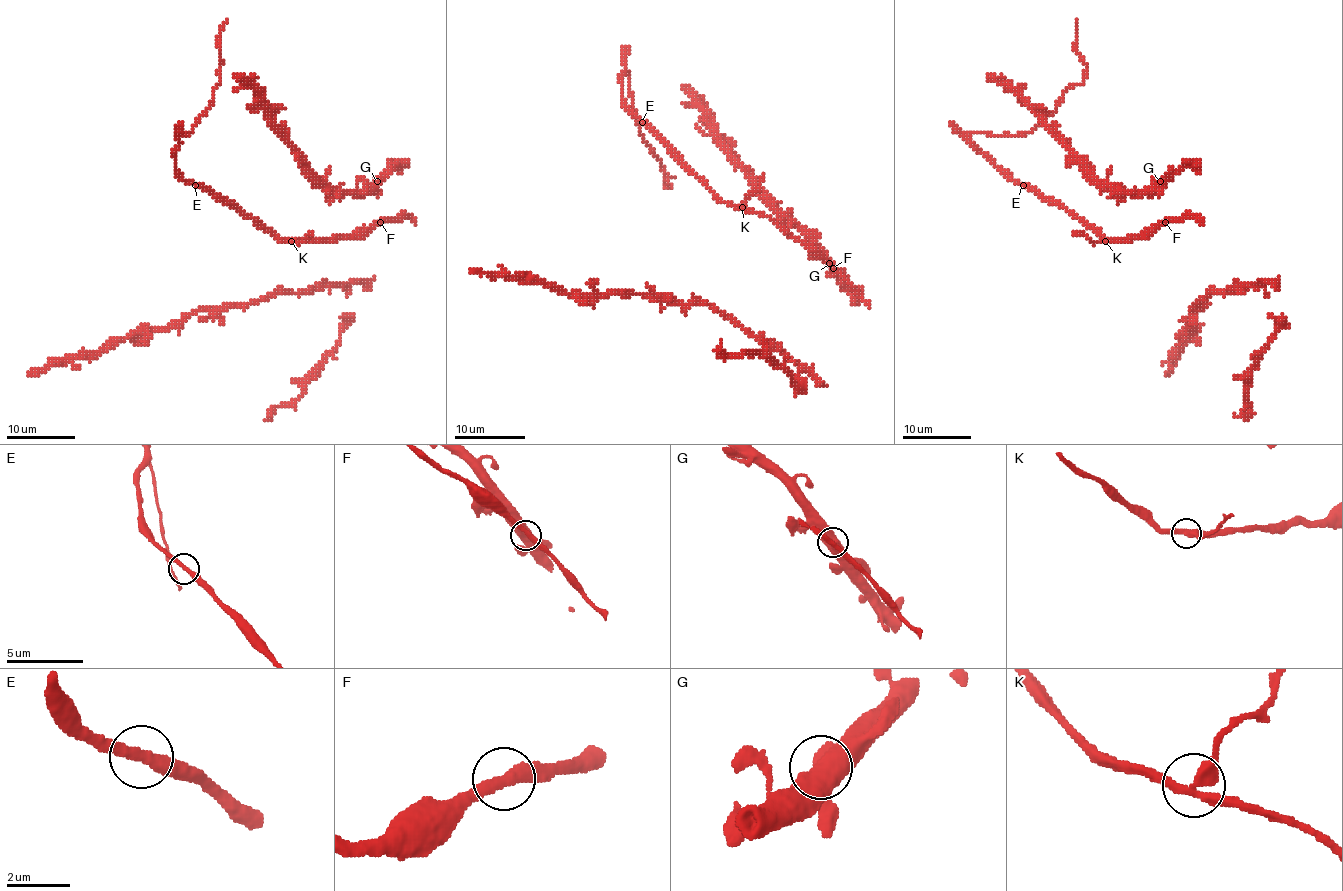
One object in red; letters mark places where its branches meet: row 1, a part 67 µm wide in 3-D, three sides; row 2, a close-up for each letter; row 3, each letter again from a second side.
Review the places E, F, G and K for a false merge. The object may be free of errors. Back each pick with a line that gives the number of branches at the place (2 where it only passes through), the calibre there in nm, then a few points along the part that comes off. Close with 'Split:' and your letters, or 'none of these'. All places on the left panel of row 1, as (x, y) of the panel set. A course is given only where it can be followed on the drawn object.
K: branches 3; calibre 320 nm; course (291, 241), (301, 243), (312, 234)
Split: K

